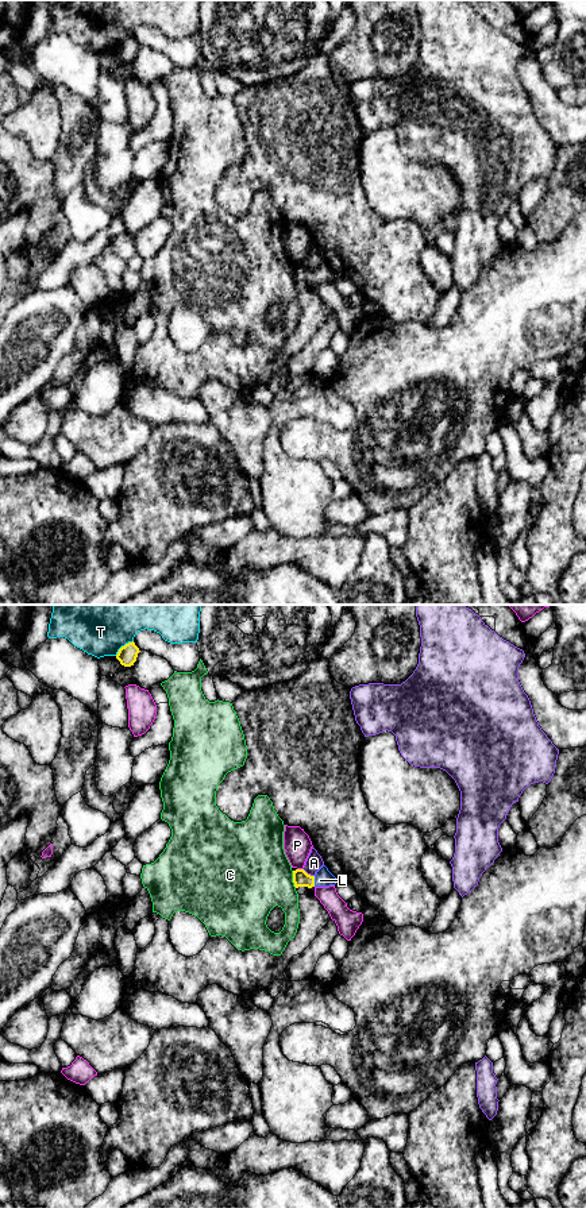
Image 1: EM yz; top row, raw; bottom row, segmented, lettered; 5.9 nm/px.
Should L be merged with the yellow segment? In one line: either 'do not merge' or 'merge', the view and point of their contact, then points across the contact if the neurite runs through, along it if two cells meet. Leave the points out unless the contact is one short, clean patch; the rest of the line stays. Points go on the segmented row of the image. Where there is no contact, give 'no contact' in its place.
merge; meets yellow in yz at (313, 882); runs through yz (300, 877), (313, 882), (323, 877)

